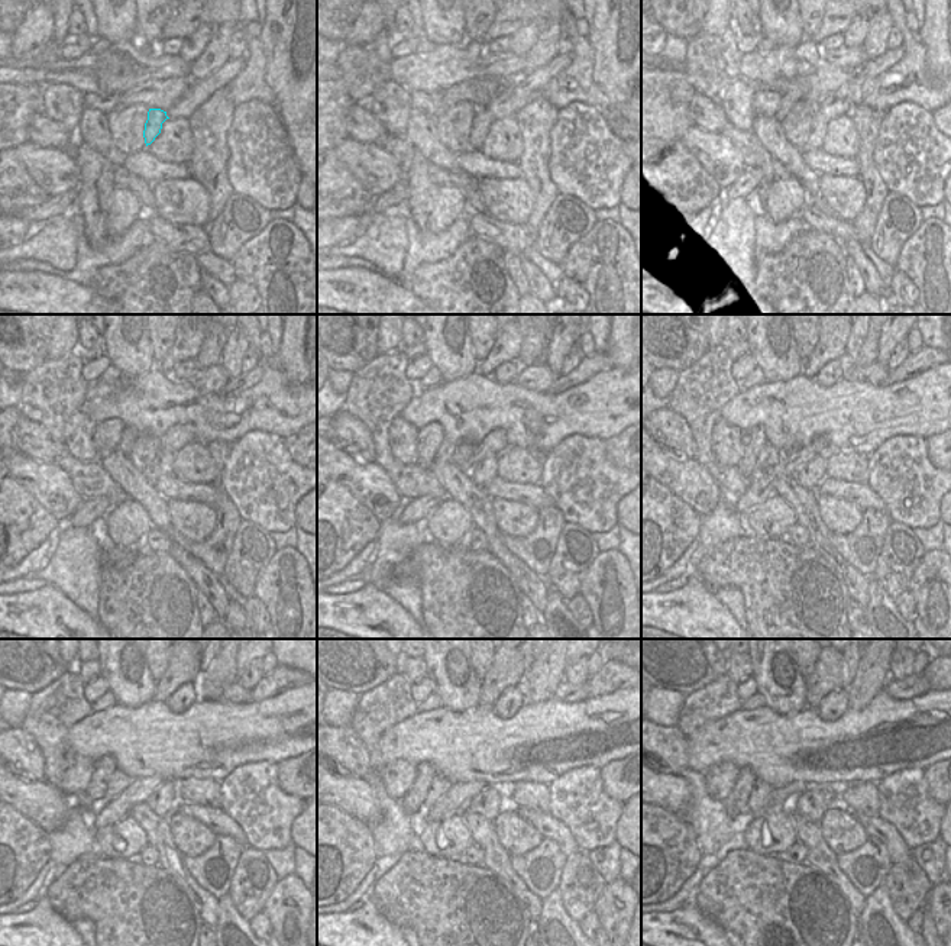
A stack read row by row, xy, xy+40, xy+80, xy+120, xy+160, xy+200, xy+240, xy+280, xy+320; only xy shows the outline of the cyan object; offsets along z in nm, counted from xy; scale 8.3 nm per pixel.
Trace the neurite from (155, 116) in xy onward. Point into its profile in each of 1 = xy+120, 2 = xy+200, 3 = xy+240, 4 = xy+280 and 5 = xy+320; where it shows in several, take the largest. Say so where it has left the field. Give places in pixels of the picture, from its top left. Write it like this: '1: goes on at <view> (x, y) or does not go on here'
1: goes on at xy+120 (162, 464)
2: goes on at xy+200 (809, 477)
3: goes on at xy+240 (164, 800)
4: goes on at xy+280 (488, 803)
5: goes on at xy+320 (812, 804)

